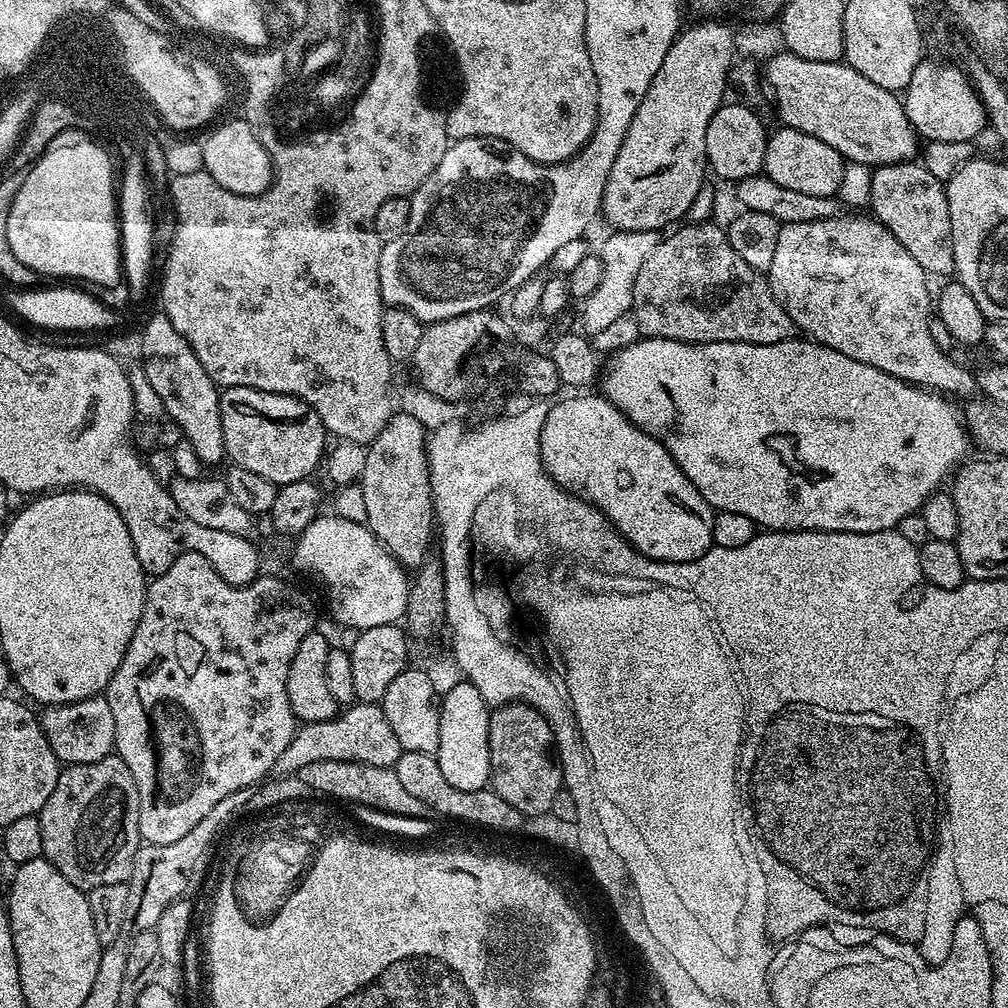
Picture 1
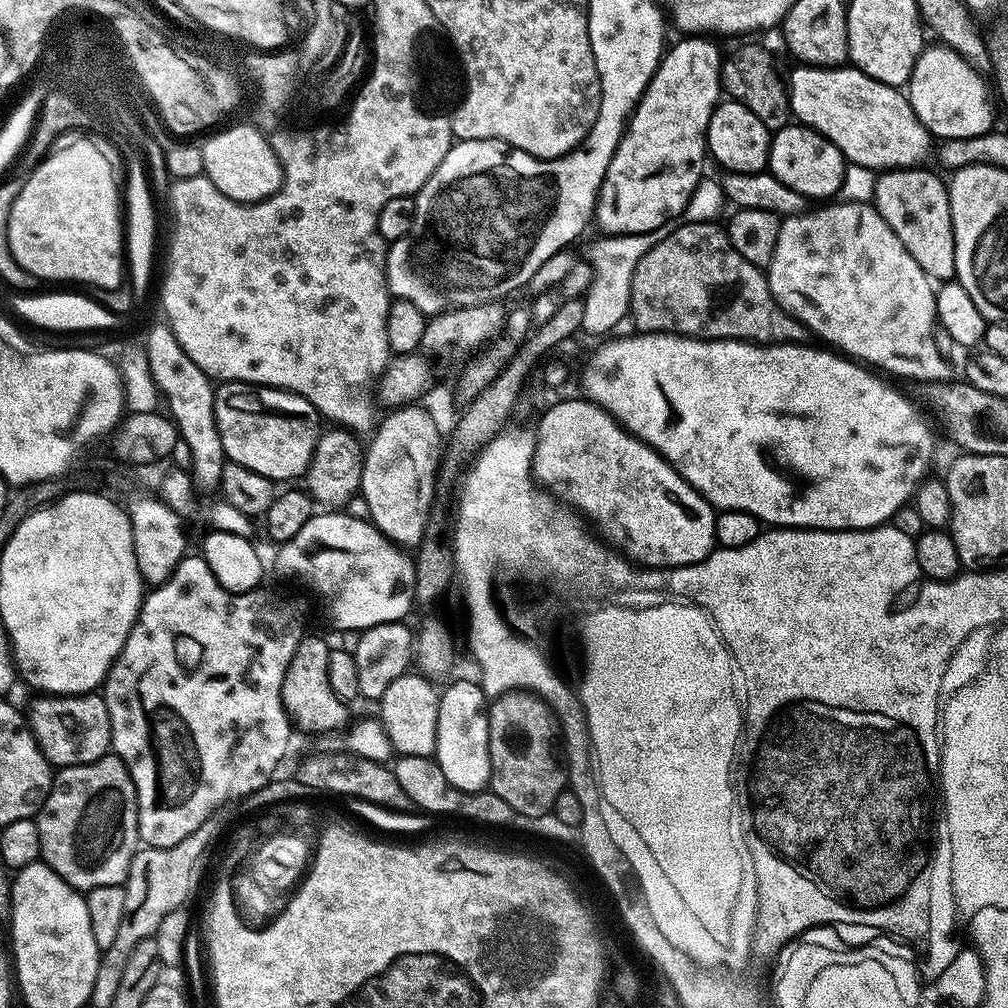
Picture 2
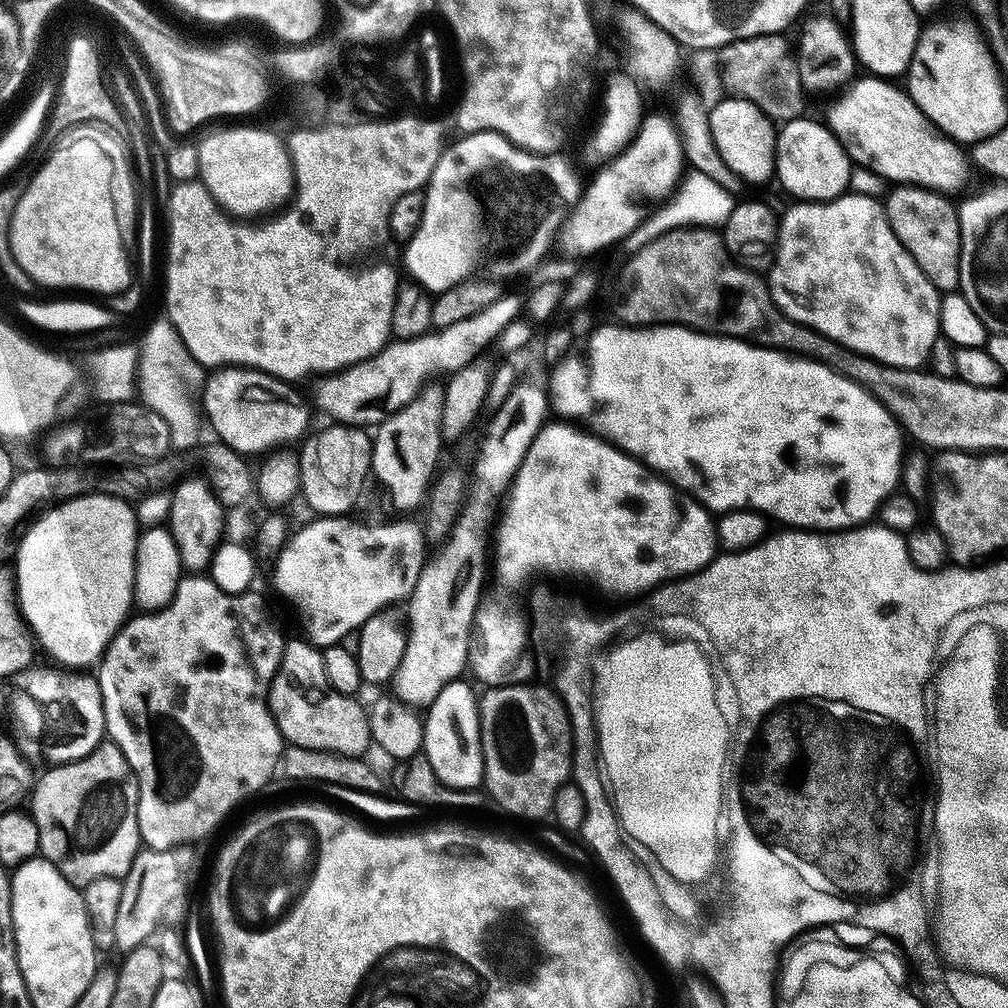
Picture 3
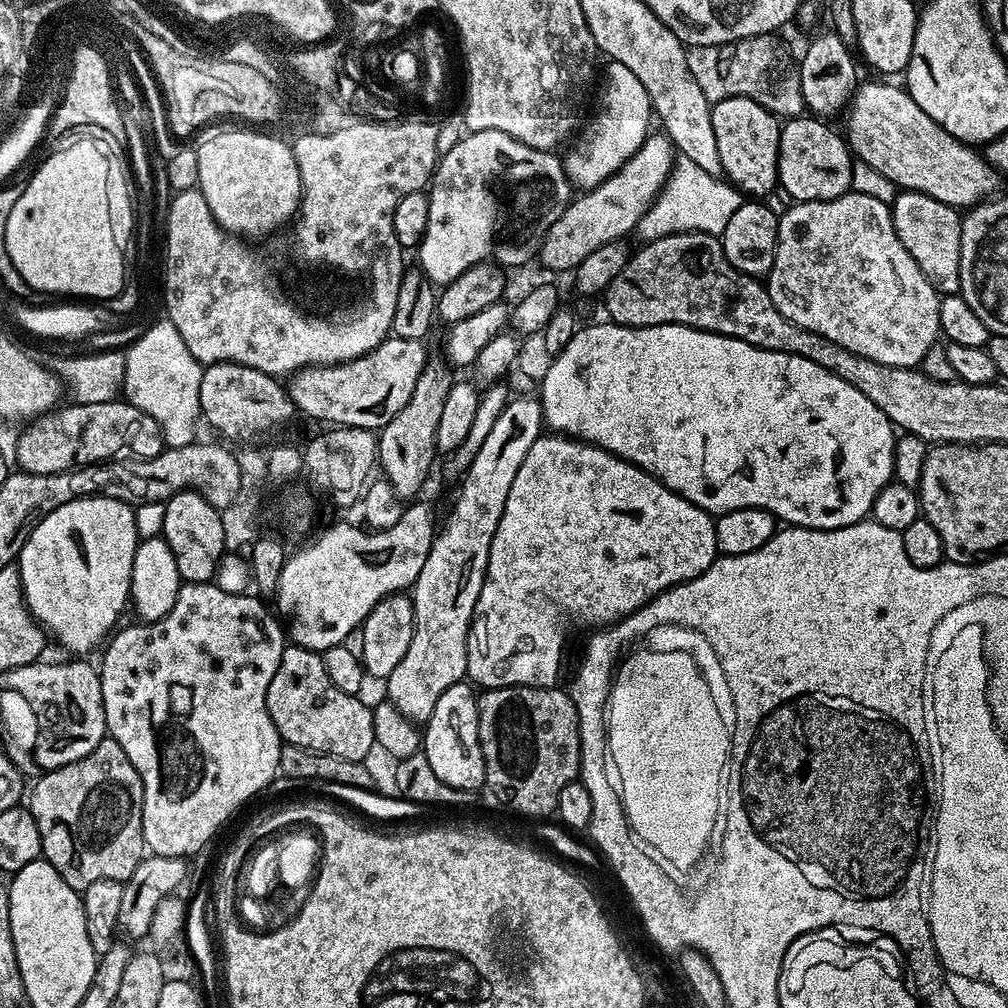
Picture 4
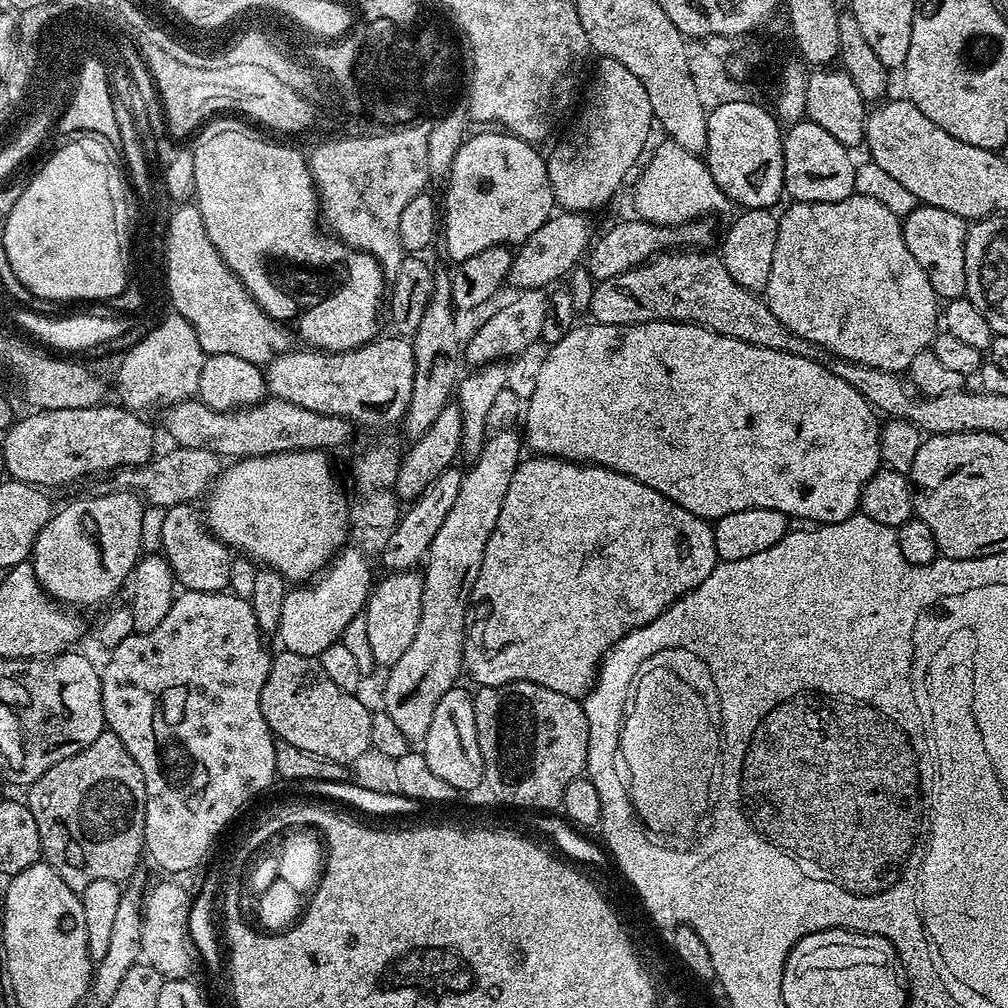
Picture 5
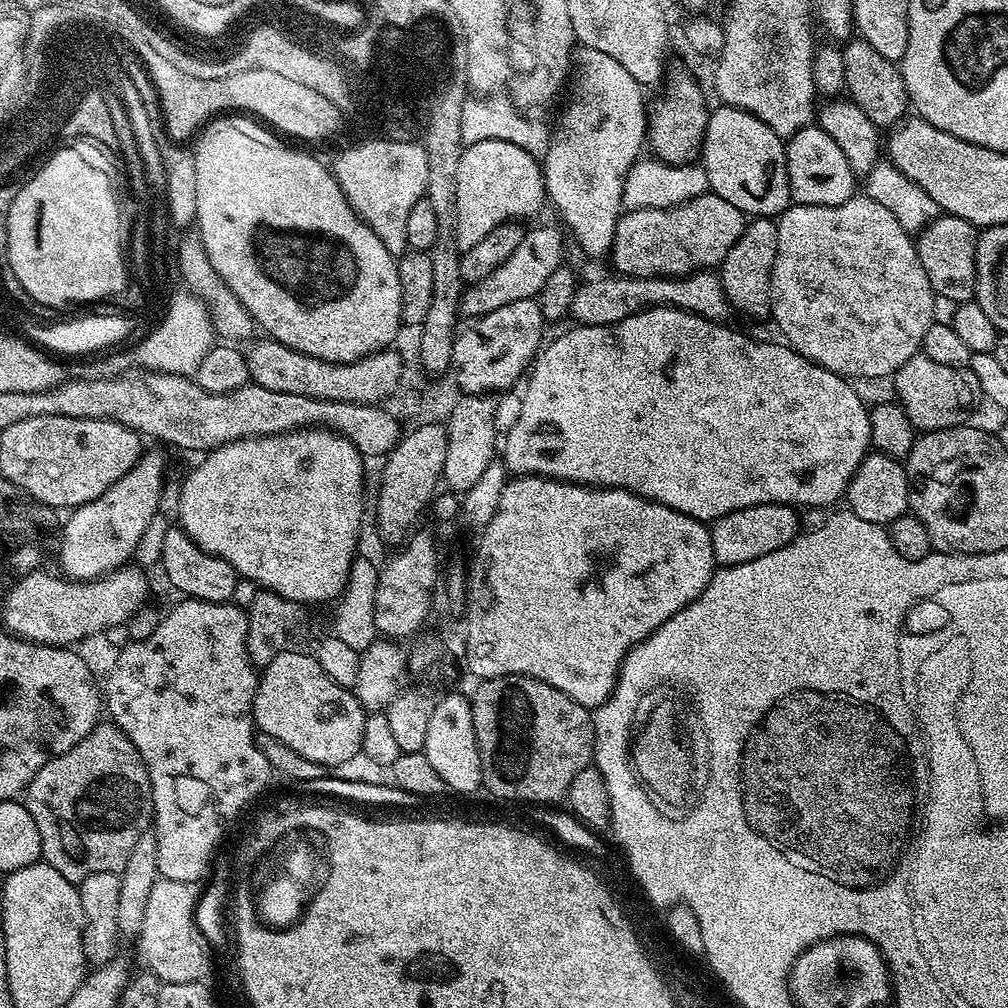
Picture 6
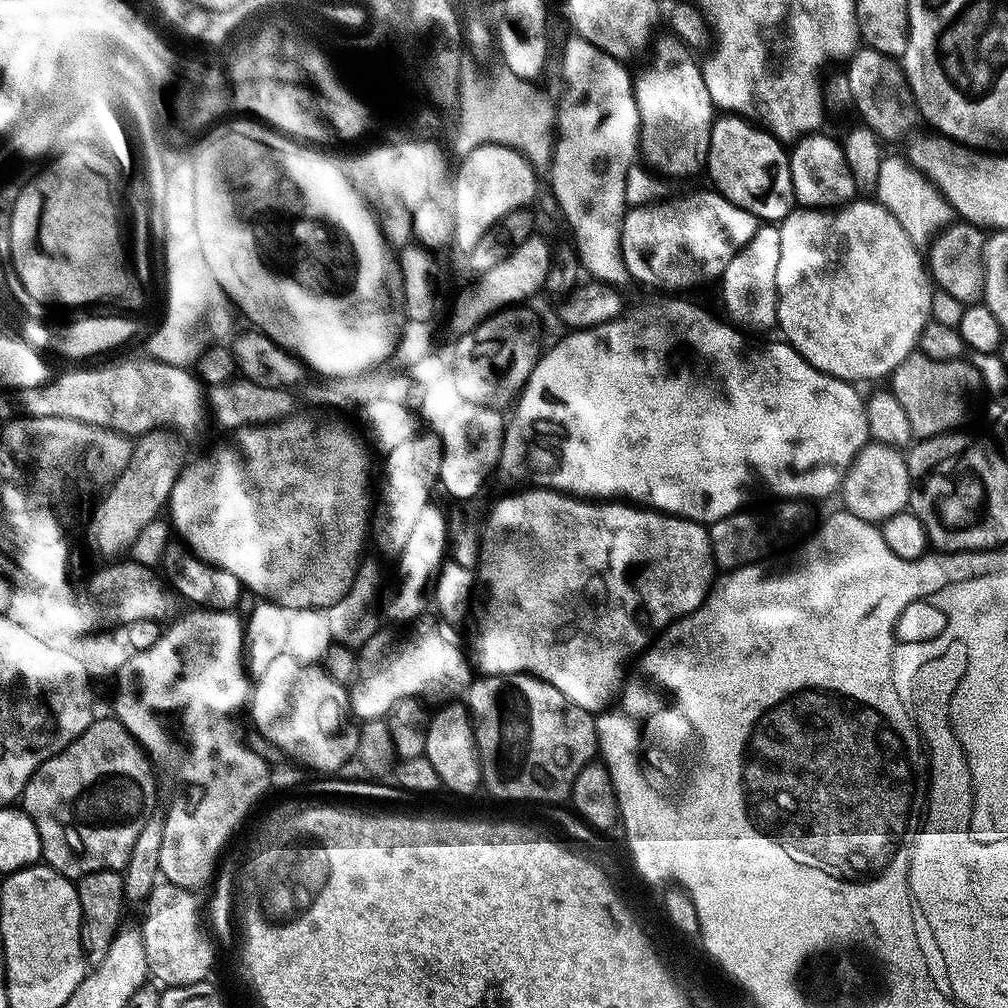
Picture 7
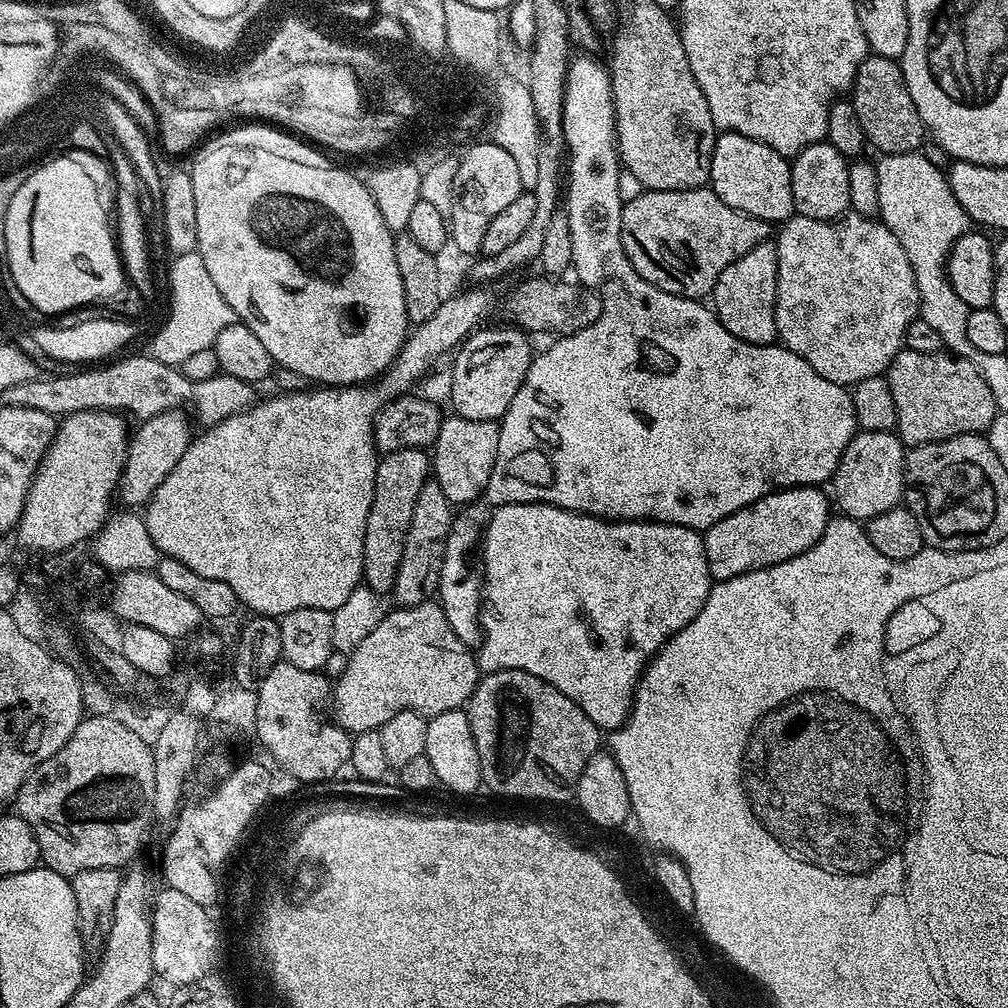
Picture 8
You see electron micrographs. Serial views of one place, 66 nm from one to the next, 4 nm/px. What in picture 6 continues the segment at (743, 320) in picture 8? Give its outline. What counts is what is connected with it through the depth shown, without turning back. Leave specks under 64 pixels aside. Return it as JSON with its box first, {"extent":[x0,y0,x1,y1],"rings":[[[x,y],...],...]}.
{"extent":[718,218,776,316],"rings":[[[752,218],[745,223],[744,233],[734,242],[734,246],[726,254],[718,275],[724,281],[724,292],[728,295],[728,303],[737,313],[745,312],[748,316],[765,316],[770,312],[772,302],[772,267],[776,261],[776,226],[772,218]]]}

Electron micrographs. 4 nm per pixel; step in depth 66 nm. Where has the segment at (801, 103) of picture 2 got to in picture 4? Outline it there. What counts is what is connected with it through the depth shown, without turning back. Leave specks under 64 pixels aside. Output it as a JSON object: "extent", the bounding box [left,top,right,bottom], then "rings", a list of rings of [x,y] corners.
{"extent":[846,84,1002,210],"rings":[[[864,84],[857,87],[850,107],[847,109],[848,132],[846,143],[856,160],[866,162],[866,166],[874,166],[883,176],[890,178],[897,189],[910,192],[921,192],[930,198],[938,198],[938,202],[946,202],[951,208],[967,210],[1001,191],[1002,176],[989,164],[975,147],[962,140],[956,140],[903,87],[895,88],[892,84]]]}

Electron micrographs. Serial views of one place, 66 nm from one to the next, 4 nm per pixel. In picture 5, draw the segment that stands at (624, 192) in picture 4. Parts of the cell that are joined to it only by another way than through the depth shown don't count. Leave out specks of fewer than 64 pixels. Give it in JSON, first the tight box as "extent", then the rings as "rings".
{"extent":[510,210,589,289],"rings":[[[567,210],[559,214],[549,216],[545,224],[538,226],[538,230],[534,230],[534,234],[530,234],[530,238],[526,238],[526,242],[515,249],[510,280],[517,284],[517,289],[543,289],[548,286],[544,284],[551,280],[562,279],[579,260],[581,263],[582,257],[589,251],[588,224],[584,221],[587,219]]]}

